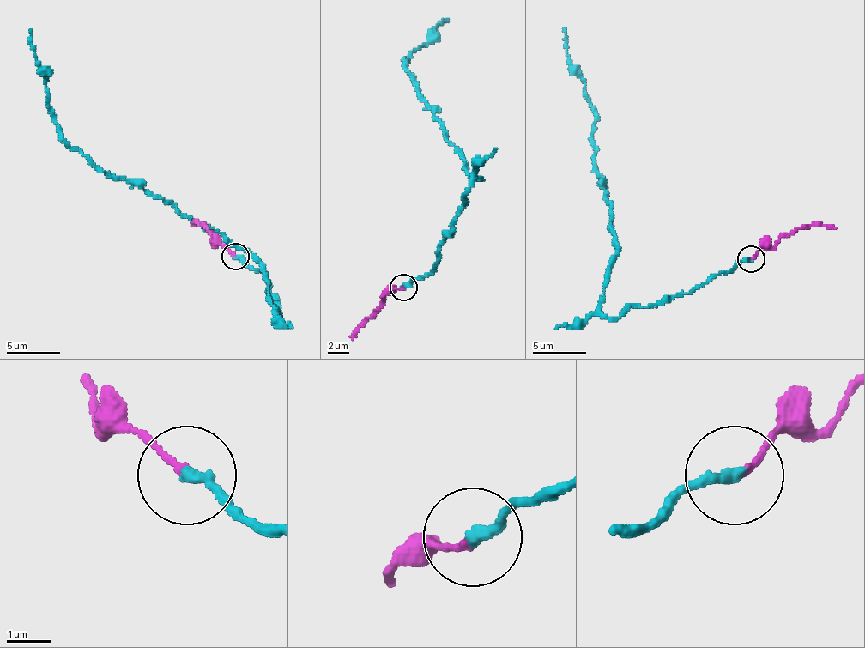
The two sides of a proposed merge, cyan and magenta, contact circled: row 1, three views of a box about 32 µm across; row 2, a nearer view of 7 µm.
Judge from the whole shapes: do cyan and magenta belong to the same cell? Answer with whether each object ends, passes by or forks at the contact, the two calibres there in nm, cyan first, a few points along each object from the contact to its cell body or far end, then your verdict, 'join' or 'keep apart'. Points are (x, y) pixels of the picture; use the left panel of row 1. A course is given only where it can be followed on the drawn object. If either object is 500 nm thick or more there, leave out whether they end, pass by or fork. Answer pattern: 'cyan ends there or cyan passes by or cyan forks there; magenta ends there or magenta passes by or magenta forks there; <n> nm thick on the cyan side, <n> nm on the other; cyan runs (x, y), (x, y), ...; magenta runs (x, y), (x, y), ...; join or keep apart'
cyan ends there; magenta ends there; 300 nm thick on the cyan side, 140 nm on the other; cyan runs (235, 256), (260, 269), (278, 316), (265, 273), (242, 249), (69, 144), (50, 107), (29, 29); magenta runs (232, 256), (216, 245), (202, 226), (195, 222), (196, 225); keep apart

